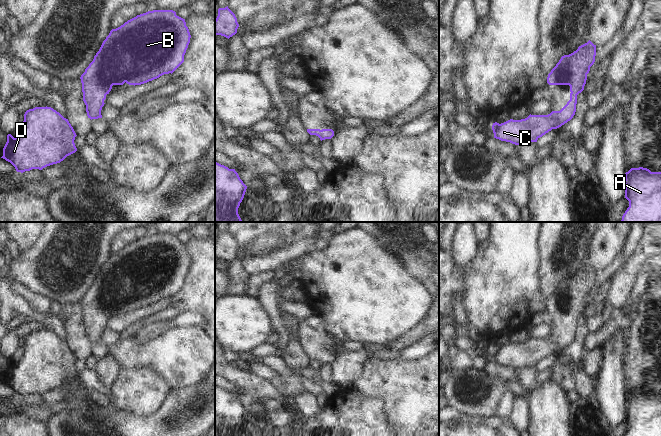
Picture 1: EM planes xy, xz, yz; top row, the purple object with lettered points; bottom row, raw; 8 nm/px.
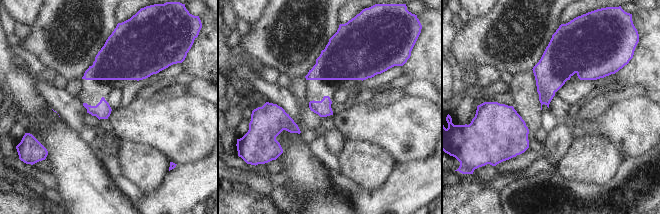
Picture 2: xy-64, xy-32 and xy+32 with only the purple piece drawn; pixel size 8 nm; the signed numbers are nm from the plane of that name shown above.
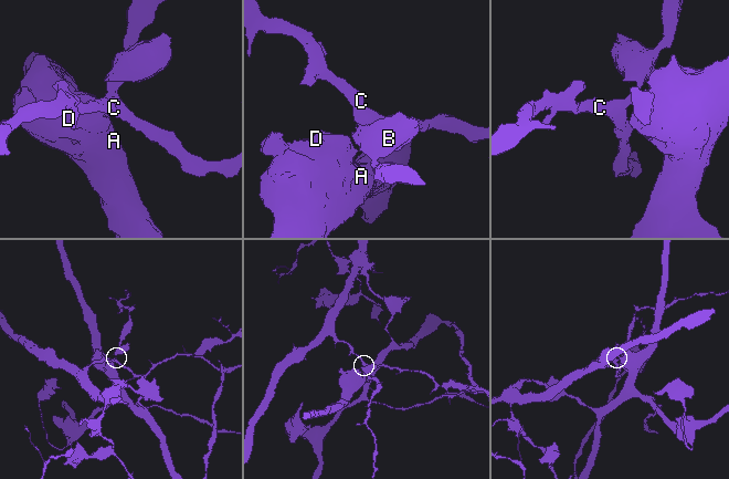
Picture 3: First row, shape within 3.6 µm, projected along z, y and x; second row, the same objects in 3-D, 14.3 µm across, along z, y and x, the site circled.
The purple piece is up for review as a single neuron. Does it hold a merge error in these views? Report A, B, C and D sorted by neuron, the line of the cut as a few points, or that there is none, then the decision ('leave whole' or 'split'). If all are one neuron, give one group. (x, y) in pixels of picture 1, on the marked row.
groups A B C D; cut none; leave whole

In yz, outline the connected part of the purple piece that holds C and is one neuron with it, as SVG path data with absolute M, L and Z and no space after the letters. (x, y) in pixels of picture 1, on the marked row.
M590 40L576 51L561 57L547 77L549 85L569 85L570 100L560 111L548 115L529 115L525 119L510 119L504 123L493 123L494 138L523 146L537 140L570 121L576 112L577 95L584 90L587 74L595 62L596 45Z

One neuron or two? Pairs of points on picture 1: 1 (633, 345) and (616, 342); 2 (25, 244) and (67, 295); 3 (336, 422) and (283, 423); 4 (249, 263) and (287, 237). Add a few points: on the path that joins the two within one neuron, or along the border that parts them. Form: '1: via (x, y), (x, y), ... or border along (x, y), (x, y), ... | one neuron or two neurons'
1: border along (624, 328), (623, 367) | two neurons
2: border along (42, 232), (32, 245), (20, 251) | two neurons
3: border along (299, 420), (301, 425) | two neurons
4: border along (273, 252), (264, 255) | two neurons

